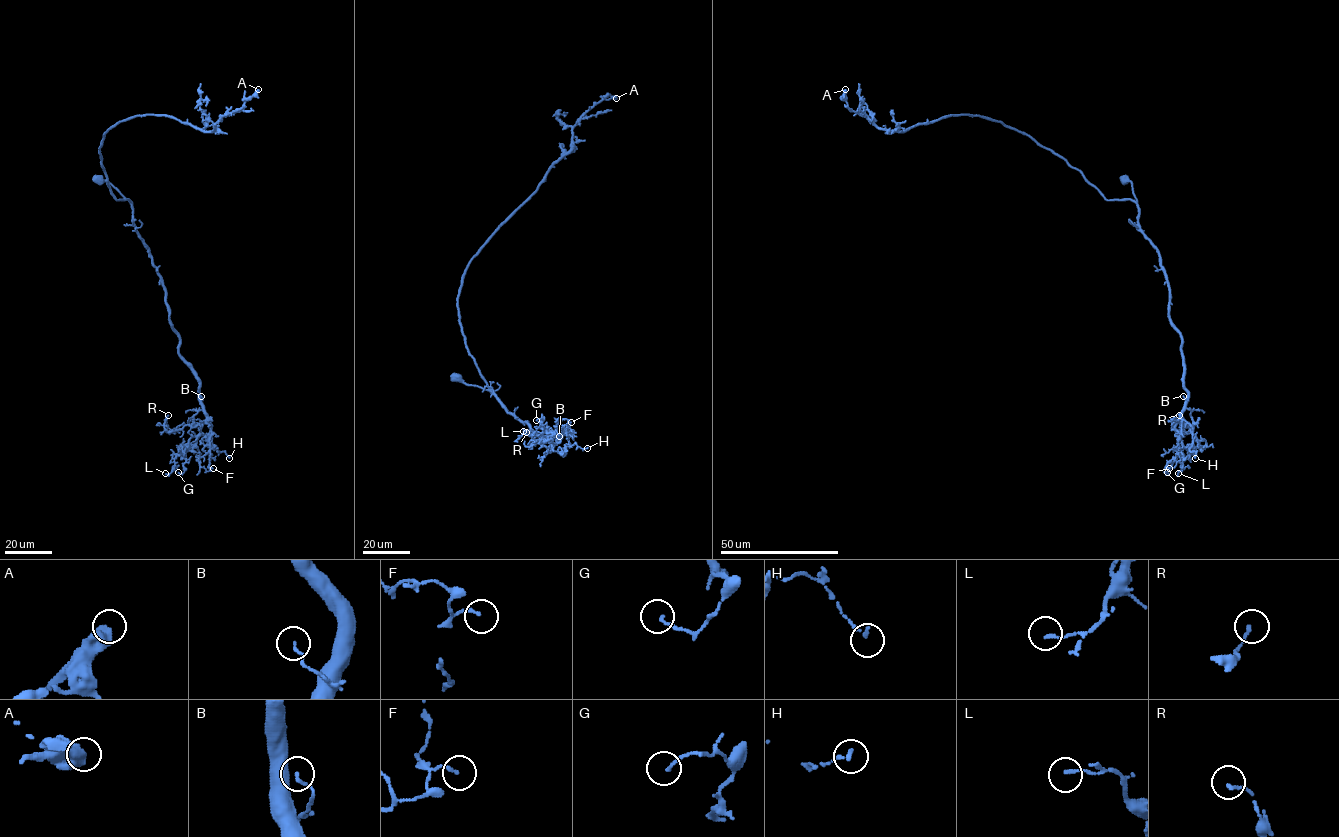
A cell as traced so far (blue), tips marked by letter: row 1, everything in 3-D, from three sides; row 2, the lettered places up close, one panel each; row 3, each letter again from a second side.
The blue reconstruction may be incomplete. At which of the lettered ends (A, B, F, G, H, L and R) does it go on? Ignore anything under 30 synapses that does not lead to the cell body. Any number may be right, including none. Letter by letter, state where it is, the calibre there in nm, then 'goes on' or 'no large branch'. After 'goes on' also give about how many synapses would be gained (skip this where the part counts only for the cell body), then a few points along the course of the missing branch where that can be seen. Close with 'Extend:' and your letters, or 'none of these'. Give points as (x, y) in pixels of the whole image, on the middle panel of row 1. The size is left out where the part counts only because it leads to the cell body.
A: at (616, 98); 650 nm thick; no large branch
B: at (559, 436); 120 nm thick; no large branch
F: at (571, 422); 110 nm thick; no large branch
G: at (536, 420); 120 nm thick; no large branch
H: at (587, 448); 190 nm thick; no large branch
L: at (523, 431); 120 nm thick; no large branch
R: at (526, 432); 140 nm thick; no large branch
Extend: none of these

